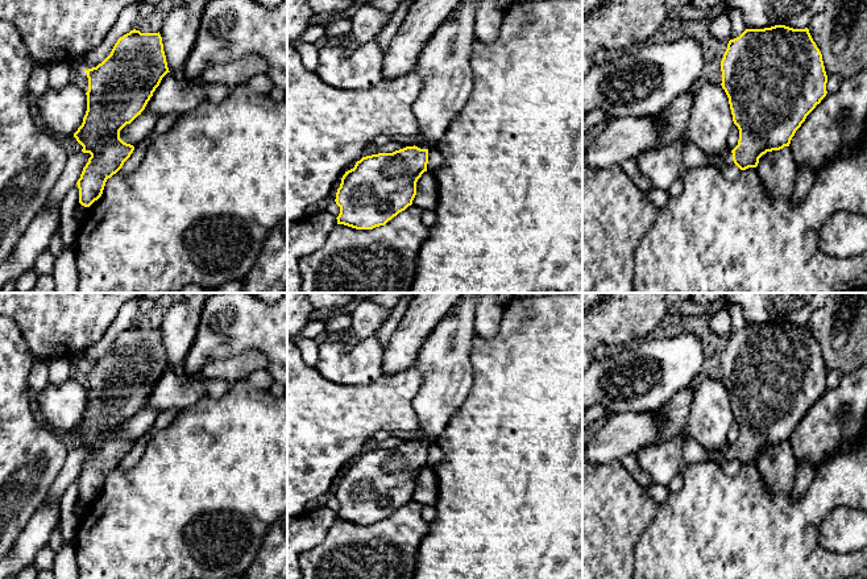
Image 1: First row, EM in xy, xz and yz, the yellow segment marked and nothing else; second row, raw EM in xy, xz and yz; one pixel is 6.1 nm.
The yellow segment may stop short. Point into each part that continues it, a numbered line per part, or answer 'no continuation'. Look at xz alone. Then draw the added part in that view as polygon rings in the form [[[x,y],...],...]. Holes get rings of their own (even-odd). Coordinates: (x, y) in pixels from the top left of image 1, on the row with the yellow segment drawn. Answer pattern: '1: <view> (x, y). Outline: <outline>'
1: xz (444, 63). Outline: [[[464,0],[453,18],[436,29],[418,58],[422,90],[412,103],[412,111],[419,123],[419,137],[423,138],[415,144],[420,149],[431,149],[443,138],[449,123],[460,113],[473,90],[470,57],[476,40],[476,12],[481,1]]]

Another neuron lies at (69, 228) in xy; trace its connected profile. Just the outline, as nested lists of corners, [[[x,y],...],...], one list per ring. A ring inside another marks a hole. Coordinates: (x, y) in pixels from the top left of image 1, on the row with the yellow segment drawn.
[[[78,185],[72,186],[65,195],[61,204],[61,224],[58,233],[65,248],[74,248],[80,223],[75,219],[75,208],[79,202],[79,189]]]

